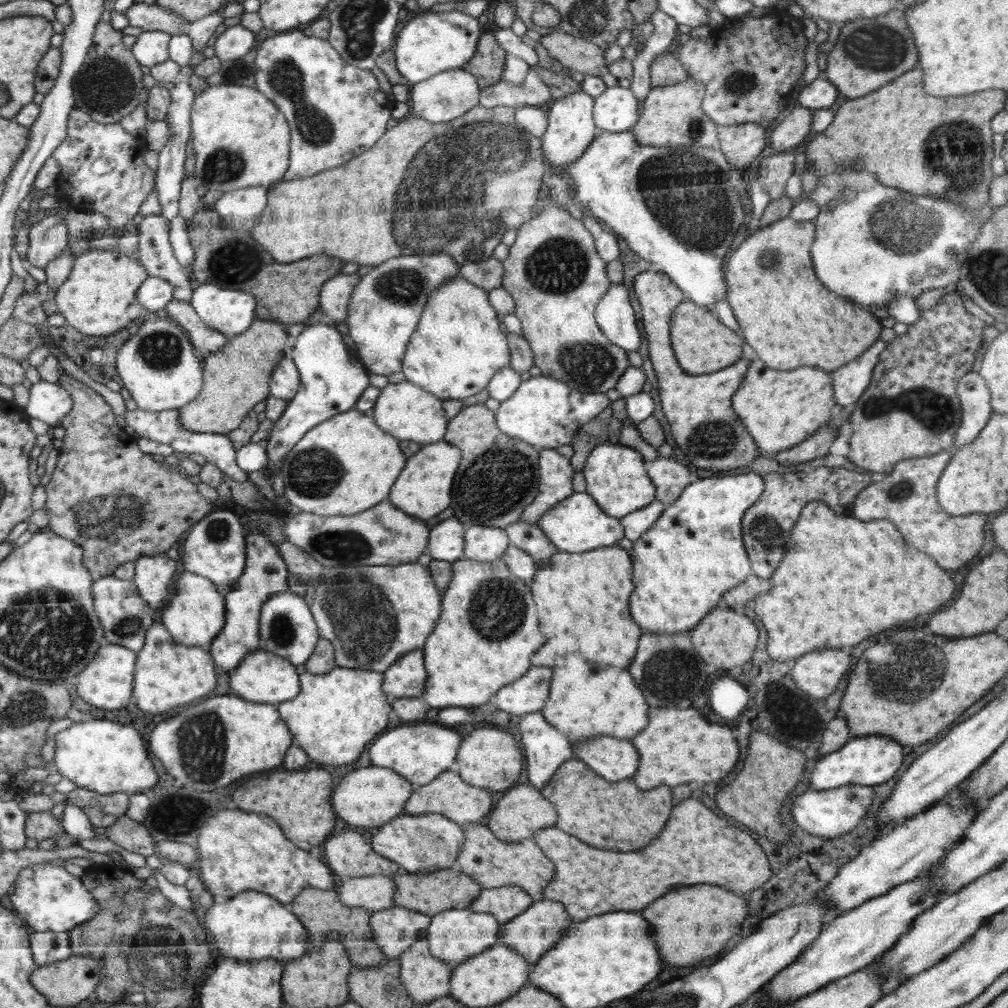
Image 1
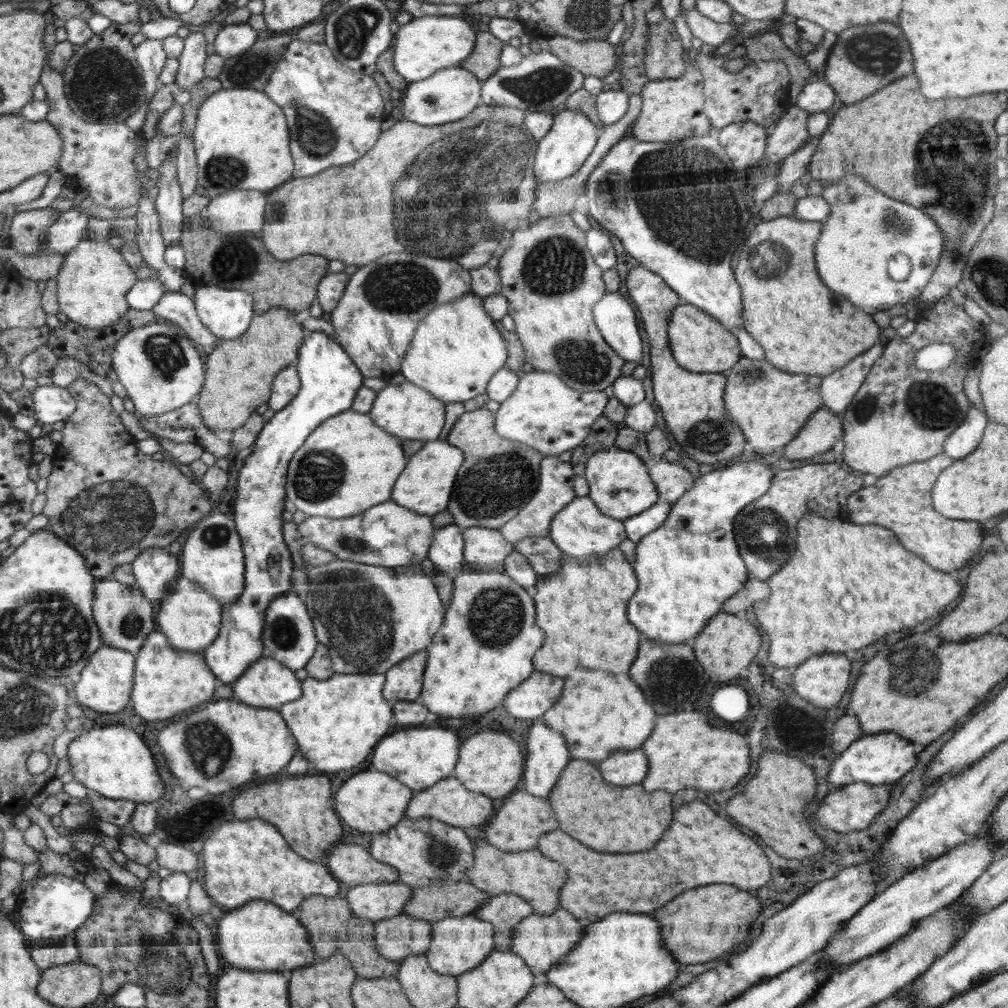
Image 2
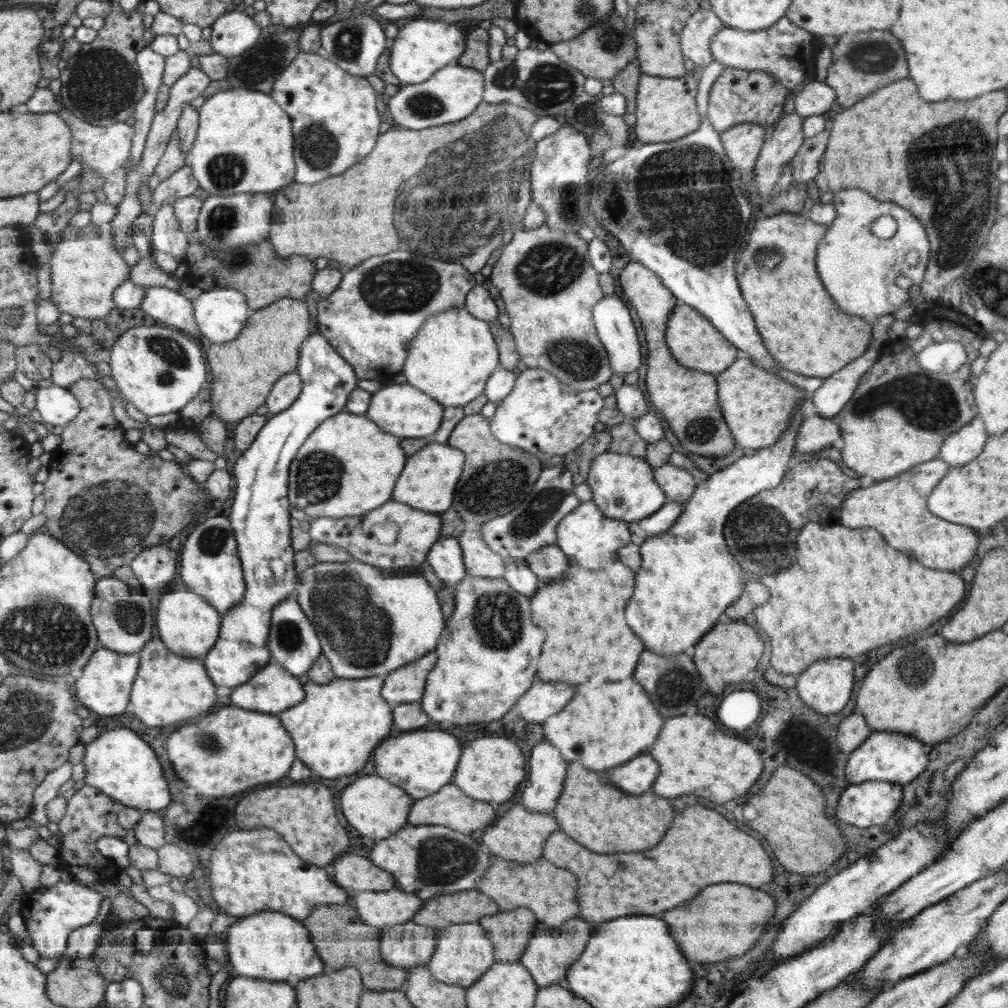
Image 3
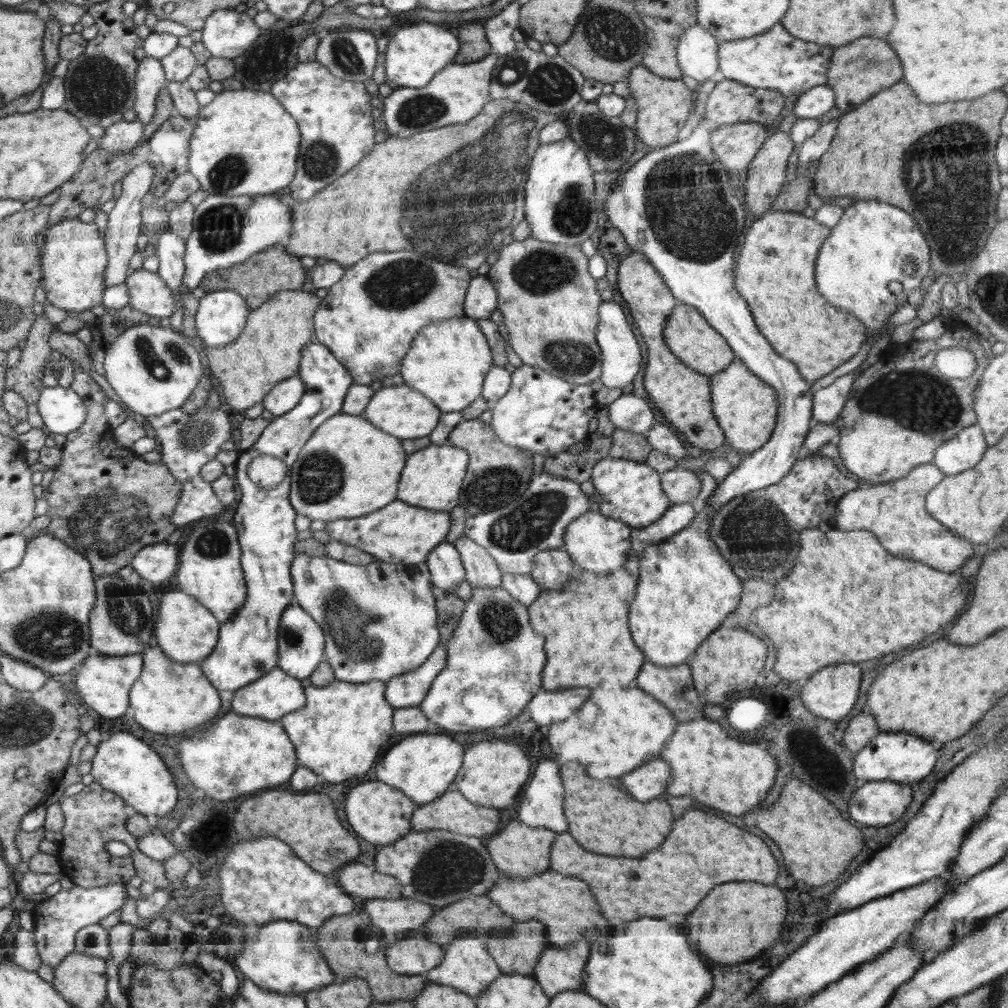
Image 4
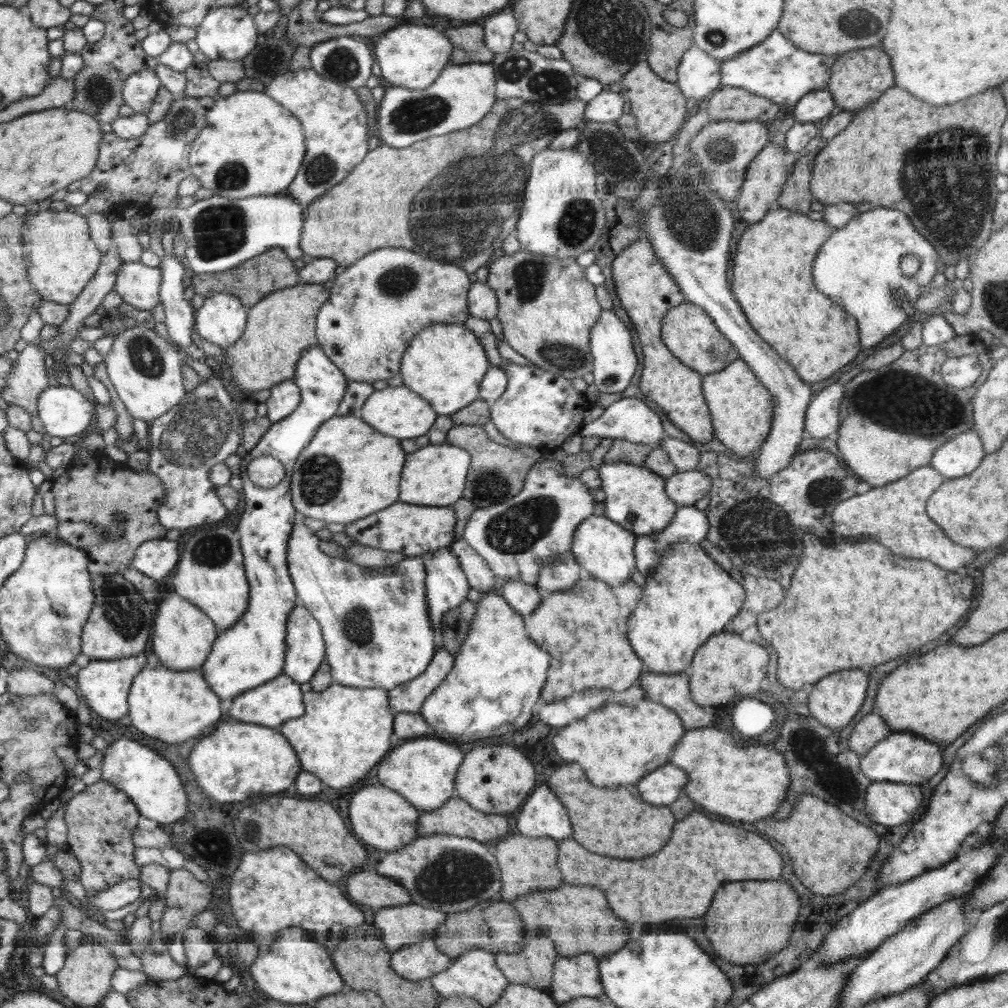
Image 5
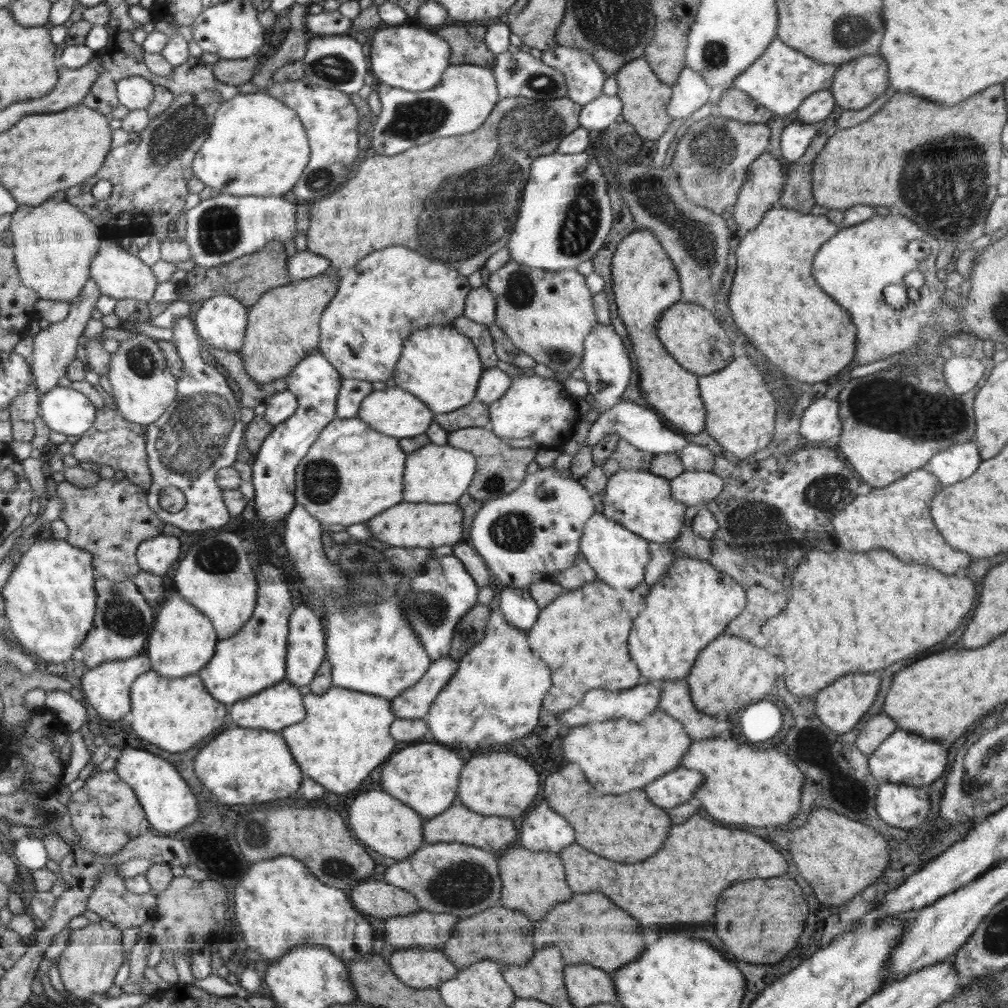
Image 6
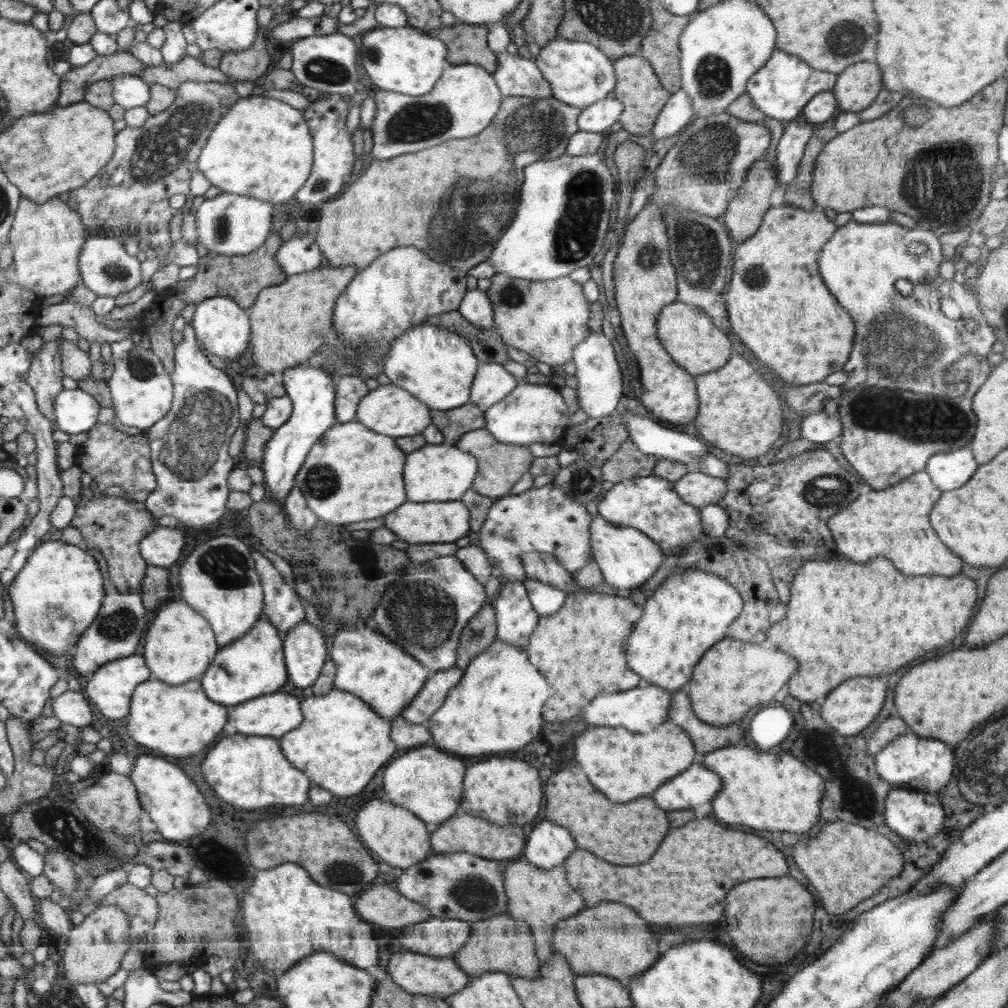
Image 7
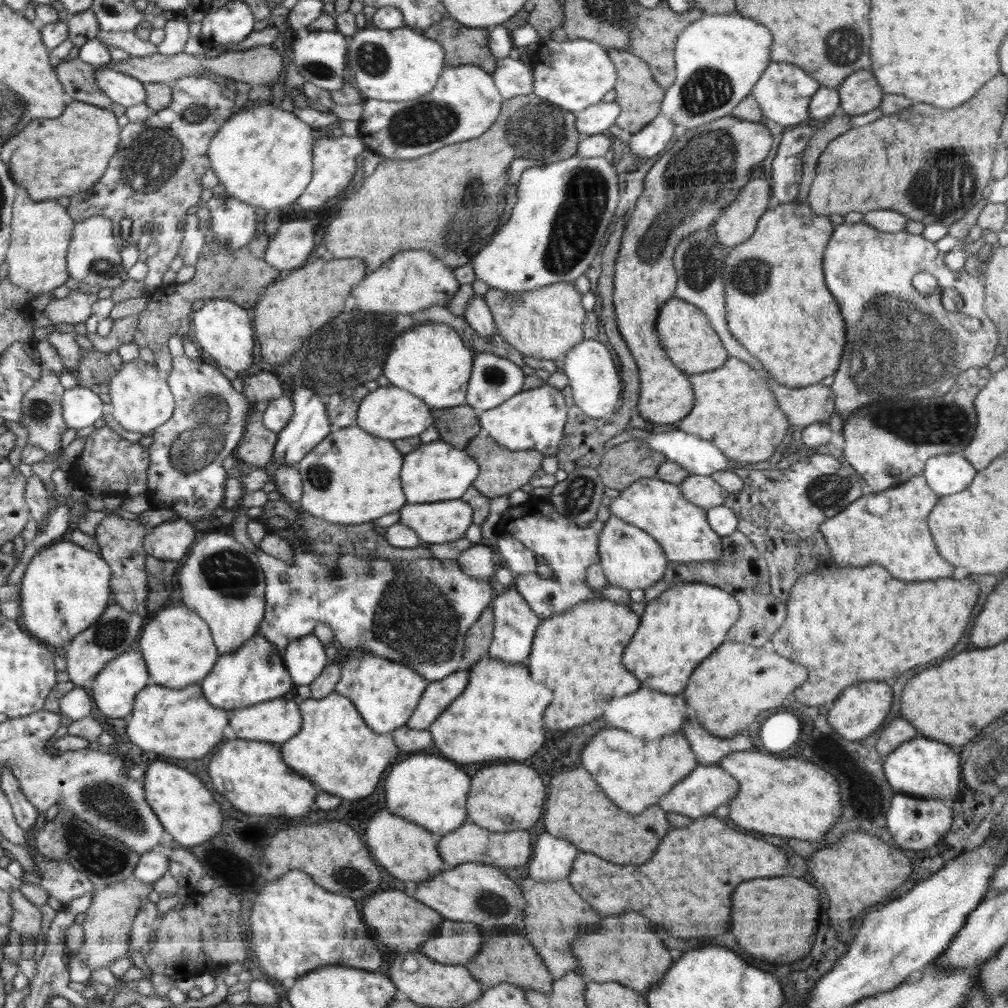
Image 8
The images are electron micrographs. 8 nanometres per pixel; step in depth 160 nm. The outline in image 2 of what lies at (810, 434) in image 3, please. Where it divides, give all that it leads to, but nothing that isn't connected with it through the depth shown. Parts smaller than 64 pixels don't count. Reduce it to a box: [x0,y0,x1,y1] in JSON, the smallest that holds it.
[783,405,842,460]

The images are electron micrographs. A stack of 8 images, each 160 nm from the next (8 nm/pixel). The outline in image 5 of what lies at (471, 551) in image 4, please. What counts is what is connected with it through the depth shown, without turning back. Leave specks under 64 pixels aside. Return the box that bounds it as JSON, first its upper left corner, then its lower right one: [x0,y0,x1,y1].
[450,539,495,593]

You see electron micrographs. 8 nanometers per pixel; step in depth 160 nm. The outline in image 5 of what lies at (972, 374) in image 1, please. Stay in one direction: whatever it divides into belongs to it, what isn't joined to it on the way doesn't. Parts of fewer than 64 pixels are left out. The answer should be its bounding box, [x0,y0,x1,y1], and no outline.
[930,429,982,480]

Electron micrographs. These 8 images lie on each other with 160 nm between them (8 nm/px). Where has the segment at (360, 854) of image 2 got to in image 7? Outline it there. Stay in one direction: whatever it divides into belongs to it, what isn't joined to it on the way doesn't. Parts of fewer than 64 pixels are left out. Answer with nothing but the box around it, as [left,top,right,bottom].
[354,885,432,928]

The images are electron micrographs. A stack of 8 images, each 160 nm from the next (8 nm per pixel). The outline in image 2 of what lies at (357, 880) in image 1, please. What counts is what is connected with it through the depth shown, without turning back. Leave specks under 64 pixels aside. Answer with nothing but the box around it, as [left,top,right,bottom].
[346,879,413,923]

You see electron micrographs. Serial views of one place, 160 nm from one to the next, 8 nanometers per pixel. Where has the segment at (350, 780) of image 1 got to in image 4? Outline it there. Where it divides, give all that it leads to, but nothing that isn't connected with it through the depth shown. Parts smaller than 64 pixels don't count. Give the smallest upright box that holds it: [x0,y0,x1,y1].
[346,780,416,846]

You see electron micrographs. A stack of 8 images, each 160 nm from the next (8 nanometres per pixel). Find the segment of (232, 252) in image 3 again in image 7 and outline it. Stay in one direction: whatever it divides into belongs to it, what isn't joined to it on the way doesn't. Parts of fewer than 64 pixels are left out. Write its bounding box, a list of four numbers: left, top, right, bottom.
[138,234,286,372]

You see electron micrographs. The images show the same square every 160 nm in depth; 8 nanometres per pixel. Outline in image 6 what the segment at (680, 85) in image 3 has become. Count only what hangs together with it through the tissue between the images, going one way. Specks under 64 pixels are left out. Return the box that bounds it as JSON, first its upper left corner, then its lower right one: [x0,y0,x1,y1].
[614,57,673,141]

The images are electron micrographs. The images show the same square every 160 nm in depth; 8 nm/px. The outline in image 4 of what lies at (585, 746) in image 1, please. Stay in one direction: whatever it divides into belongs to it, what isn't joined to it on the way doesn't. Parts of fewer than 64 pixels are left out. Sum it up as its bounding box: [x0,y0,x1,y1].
[624,758,670,802]

